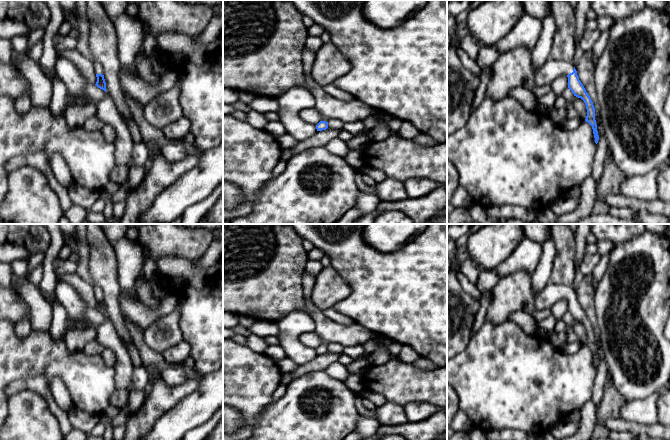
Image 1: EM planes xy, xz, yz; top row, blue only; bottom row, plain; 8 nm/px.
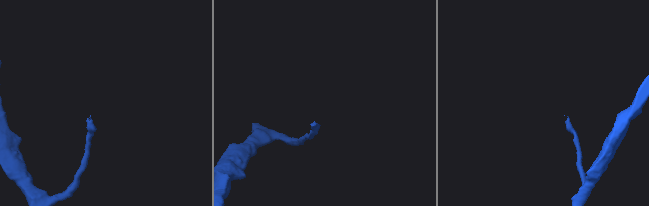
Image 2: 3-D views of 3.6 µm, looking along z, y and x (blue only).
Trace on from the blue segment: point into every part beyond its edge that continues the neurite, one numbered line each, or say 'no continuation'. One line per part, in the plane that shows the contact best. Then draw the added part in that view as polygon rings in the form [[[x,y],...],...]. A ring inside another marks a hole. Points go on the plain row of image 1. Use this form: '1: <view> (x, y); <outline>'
1: yz (552, 293); [[[550,281],[544,290],[534,298],[534,307],[538,311],[550,309],[557,301],[568,299],[573,294],[574,289],[571,286],[555,284]]]

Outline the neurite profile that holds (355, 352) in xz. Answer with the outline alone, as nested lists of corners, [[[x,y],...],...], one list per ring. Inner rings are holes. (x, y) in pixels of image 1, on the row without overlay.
[[[362,345],[346,346],[344,347],[343,353],[351,357],[353,360],[363,358],[366,354]]]

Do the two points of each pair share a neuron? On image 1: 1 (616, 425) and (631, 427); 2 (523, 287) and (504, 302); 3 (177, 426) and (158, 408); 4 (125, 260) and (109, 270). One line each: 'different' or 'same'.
1: same
2: same
3: different
4: different

